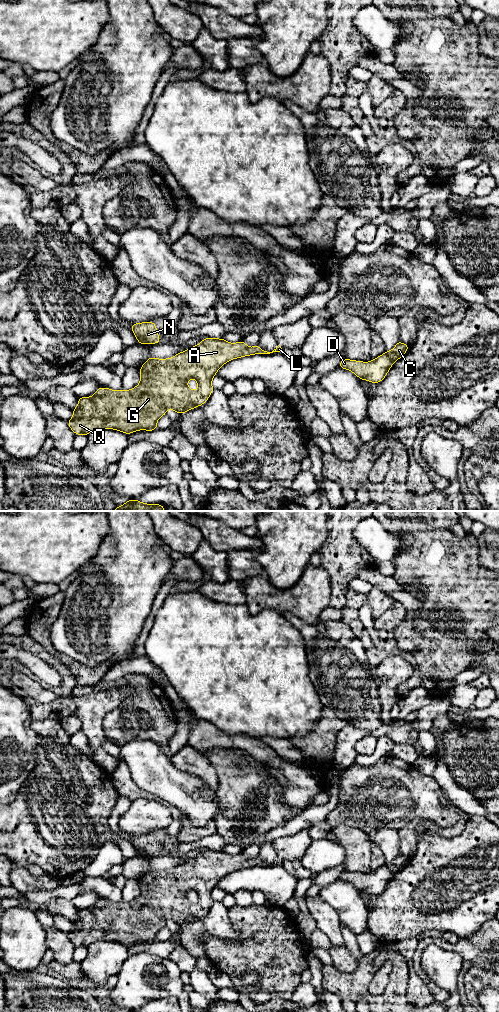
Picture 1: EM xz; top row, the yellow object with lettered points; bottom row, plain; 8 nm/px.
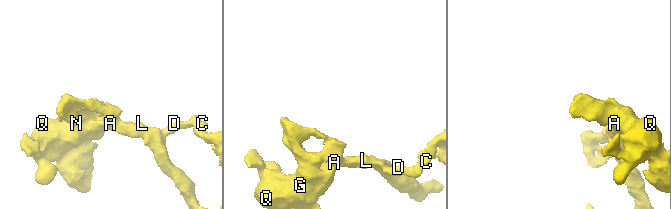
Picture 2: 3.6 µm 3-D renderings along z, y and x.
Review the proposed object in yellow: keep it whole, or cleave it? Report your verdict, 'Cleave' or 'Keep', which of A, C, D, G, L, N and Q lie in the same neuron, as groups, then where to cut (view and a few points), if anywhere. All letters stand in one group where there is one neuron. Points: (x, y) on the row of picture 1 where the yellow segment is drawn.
Cleave. Groups: A D G L N Q / C. Split along xz (384, 353), (394, 361)

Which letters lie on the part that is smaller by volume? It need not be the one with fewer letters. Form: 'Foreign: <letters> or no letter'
Foreign: C

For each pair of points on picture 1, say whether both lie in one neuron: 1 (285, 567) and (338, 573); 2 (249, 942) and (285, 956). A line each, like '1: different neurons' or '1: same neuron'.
1: different neurons
2: same neuron

